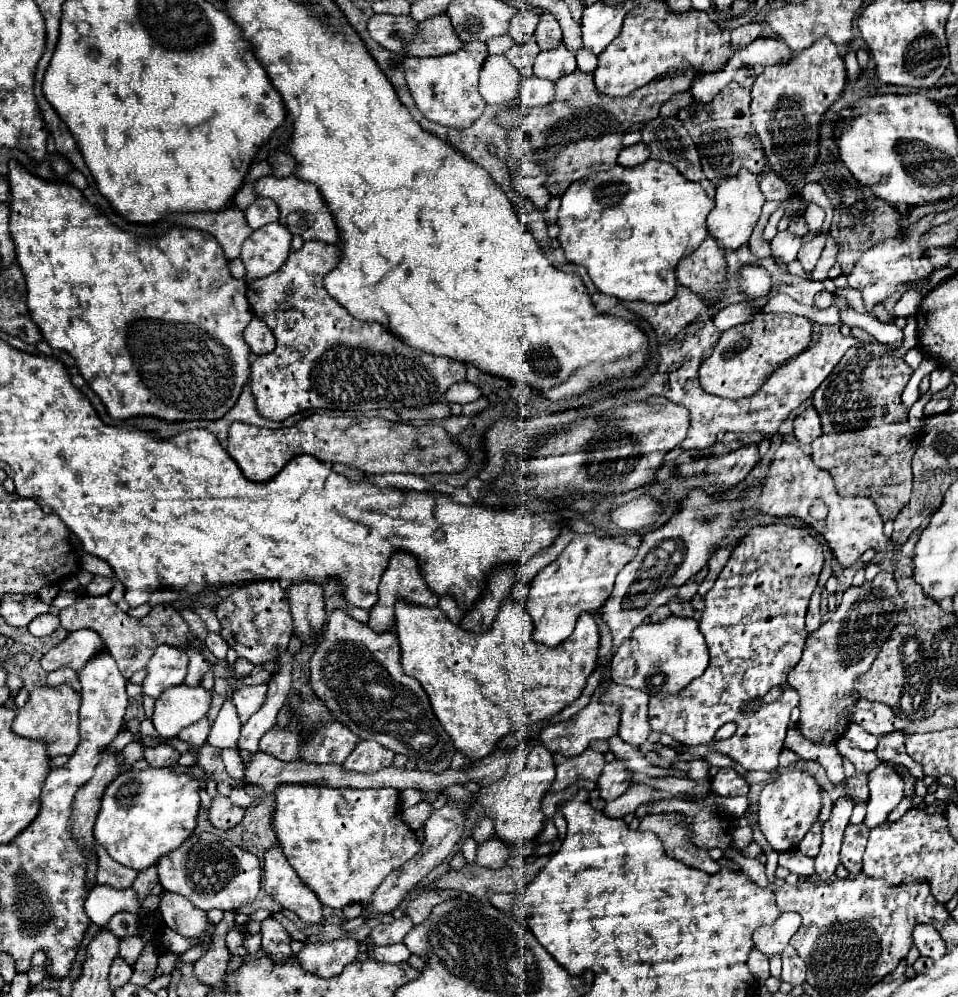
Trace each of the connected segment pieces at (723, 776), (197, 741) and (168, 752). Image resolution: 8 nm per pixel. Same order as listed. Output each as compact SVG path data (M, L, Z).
M727 767L727 769L719 769L719 773L713 777L711 789L721 797L735 797L735 795L747 795L749 783L741 775L737 775L735 769Z
M205 717L205 719L199 719L197 723L185 727L179 733L179 739L187 741L191 745L191 749L189 749L191 753L199 753L199 747L205 743L209 731L211 731L211 721L209 721L209 717Z
M155 745L155 747L145 747L145 761L149 767L165 767L165 765L177 765L179 751L173 749L171 745Z

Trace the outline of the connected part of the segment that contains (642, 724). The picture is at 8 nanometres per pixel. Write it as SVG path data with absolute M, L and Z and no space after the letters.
M609 683L607 693L603 695L605 703L621 703L621 727L619 737L631 745L643 745L651 733L647 703L649 695L641 689L623 687L617 683Z

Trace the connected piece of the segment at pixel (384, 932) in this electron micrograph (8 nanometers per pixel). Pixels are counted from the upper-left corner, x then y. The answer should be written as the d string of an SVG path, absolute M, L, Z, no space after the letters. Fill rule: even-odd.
M405 915L403 919L395 919L393 923L379 923L369 939L373 941L373 945L393 945L393 943L401 943L405 939L405 935L409 933L409 929L413 929L413 923L409 919L409 915Z

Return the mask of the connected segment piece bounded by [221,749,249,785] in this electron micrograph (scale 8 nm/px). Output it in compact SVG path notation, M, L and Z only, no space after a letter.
M221 749L221 759L223 759L223 763L225 763L227 773L229 773L233 779L241 781L243 785L249 783L247 777L245 777L245 763L243 763L239 751L235 751L235 749Z

